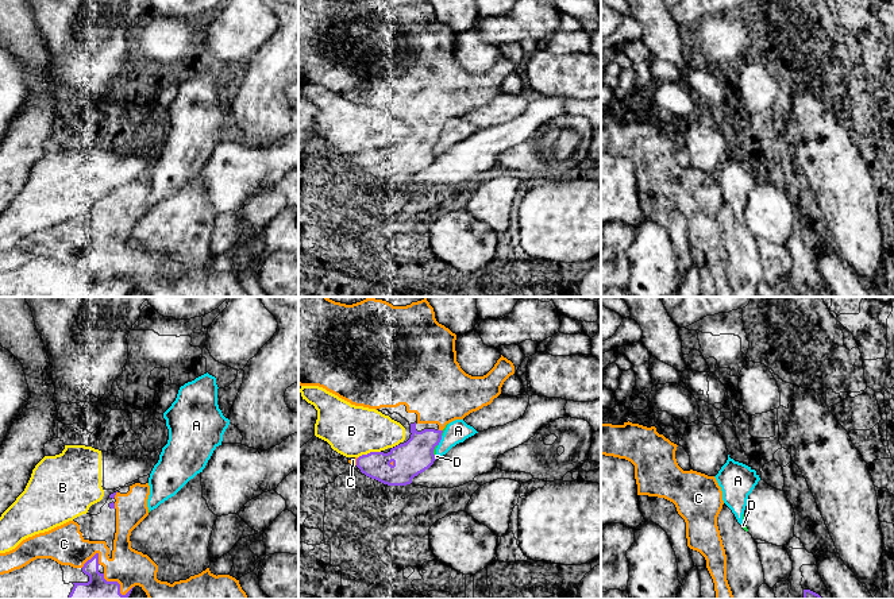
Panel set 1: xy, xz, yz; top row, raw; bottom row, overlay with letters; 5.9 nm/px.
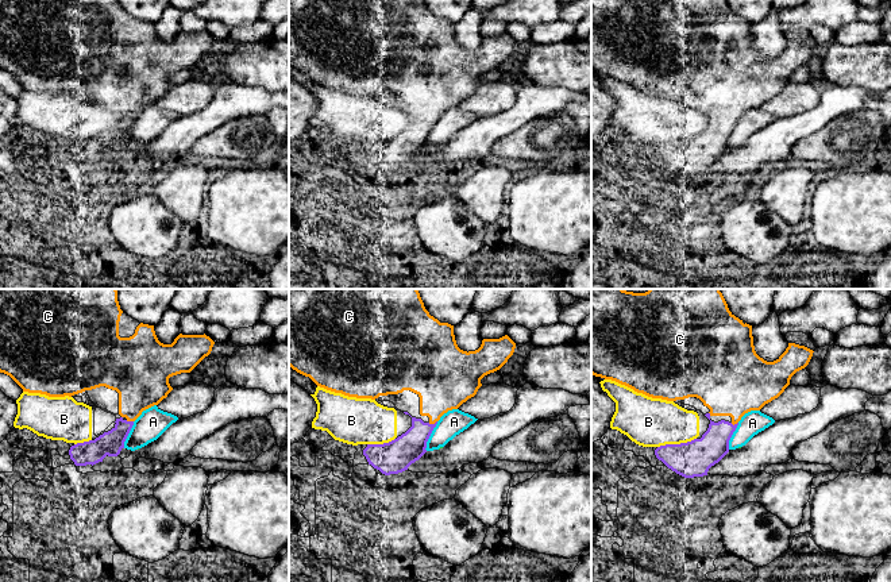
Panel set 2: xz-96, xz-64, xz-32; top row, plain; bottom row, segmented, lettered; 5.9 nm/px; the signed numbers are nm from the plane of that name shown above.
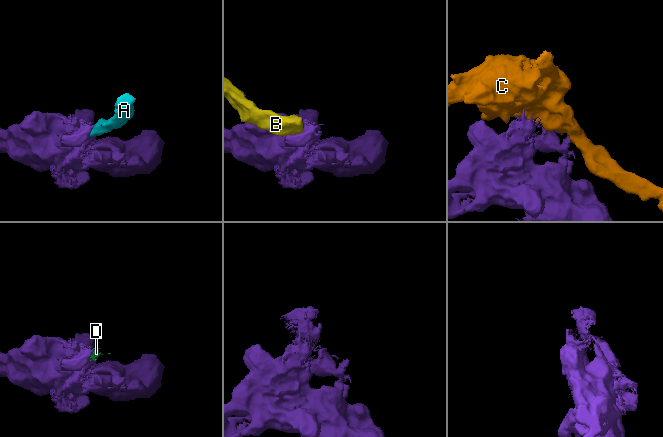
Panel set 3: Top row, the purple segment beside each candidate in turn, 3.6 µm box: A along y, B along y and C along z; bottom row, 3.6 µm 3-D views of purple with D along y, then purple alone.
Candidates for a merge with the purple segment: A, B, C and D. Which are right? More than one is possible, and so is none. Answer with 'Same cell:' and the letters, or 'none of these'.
Same cell: none of these

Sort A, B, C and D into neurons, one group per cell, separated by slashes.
A D / B / C

